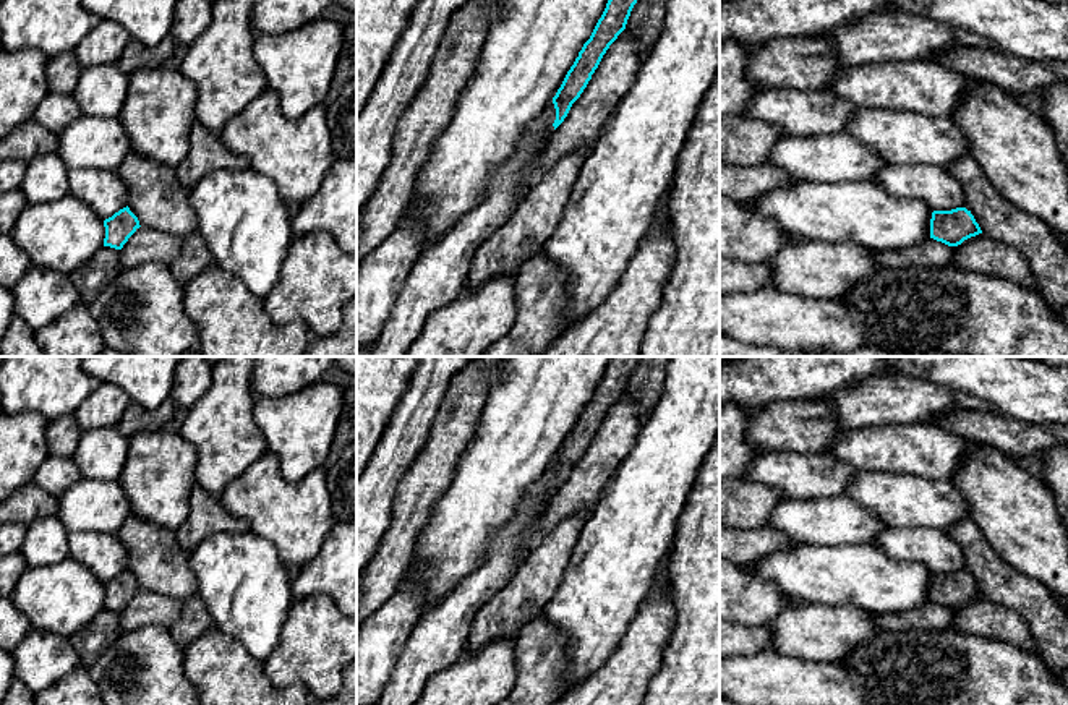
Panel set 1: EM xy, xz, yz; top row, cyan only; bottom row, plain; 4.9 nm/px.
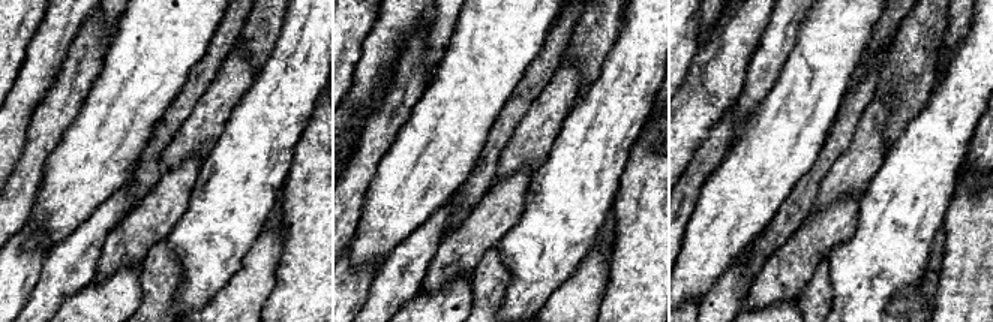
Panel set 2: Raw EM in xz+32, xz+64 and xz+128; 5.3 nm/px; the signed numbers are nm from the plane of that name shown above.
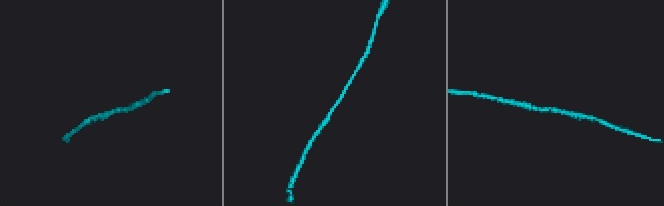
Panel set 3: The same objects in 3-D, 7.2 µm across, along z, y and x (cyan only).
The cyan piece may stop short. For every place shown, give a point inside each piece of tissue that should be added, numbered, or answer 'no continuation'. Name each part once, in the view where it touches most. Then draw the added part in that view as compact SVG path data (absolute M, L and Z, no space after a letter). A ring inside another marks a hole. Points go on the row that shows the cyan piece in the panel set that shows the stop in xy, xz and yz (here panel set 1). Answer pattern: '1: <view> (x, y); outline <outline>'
no continuation

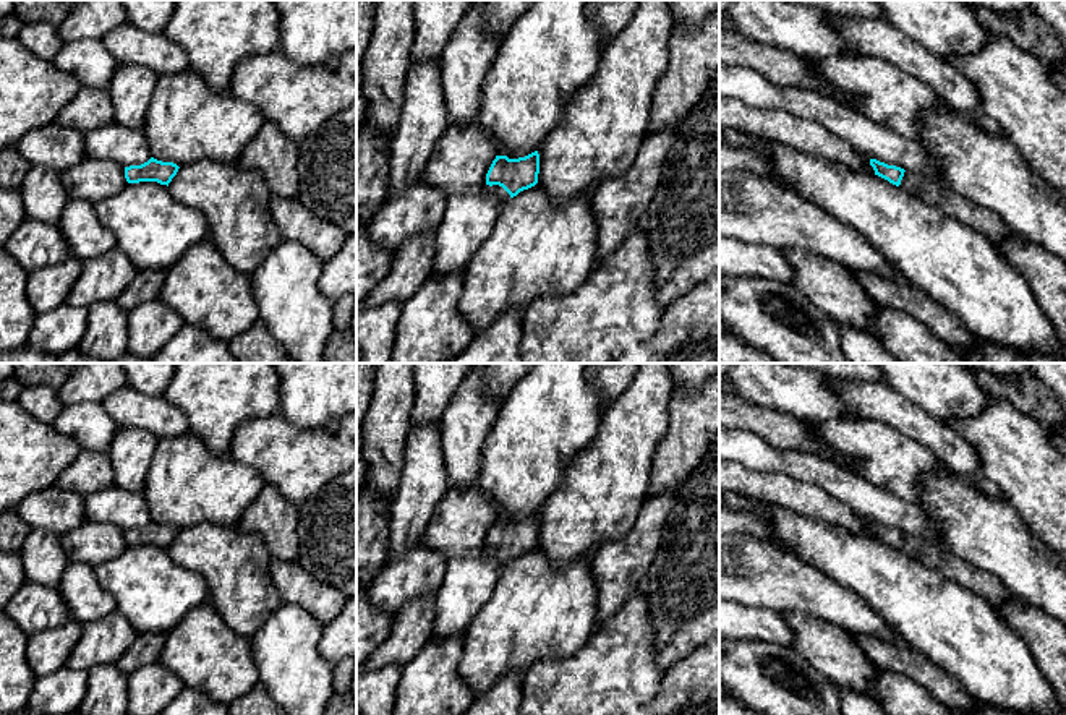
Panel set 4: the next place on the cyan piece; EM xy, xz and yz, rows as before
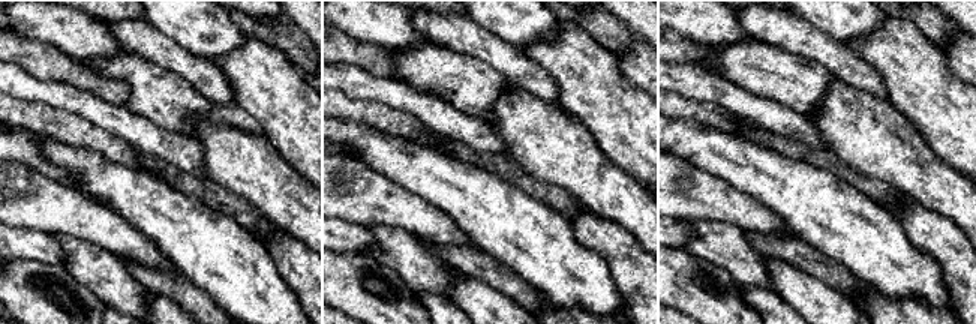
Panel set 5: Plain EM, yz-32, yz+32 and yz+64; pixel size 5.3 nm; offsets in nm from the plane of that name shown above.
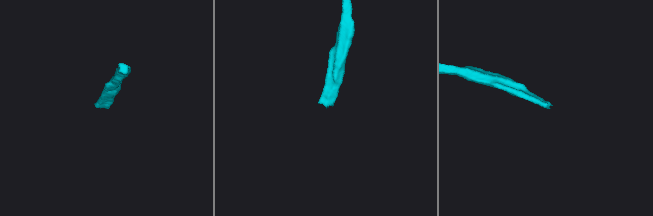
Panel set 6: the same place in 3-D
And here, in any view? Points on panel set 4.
1: xz (501, 195); outline M486 185L486 190L489 190L494 195L499 208L504 206L510 199L510 195L499 185L492 185L492 186Z

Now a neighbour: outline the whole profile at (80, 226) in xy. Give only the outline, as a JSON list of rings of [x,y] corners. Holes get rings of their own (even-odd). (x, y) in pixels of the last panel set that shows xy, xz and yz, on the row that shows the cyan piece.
[[[70,198],[57,224],[70,248],[70,258],[87,261],[117,246],[113,233],[99,220],[96,204]]]

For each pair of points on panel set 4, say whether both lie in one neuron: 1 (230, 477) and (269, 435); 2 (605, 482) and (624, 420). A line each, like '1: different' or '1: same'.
1: different
2: same

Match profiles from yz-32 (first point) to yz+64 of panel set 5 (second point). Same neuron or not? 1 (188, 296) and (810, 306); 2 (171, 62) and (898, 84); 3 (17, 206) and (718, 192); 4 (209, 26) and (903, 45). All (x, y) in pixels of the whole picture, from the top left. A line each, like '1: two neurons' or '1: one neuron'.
1: two neurons
2: two neurons
3: one neuron
4: two neurons

